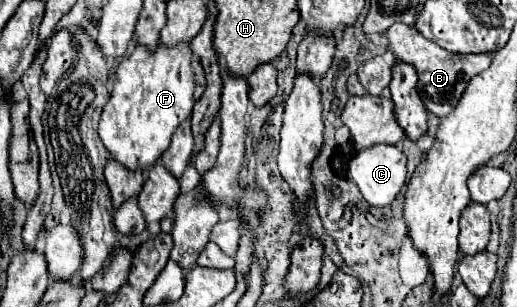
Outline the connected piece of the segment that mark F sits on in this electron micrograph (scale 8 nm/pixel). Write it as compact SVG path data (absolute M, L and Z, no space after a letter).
M138 44L136 50L118 64L114 72L114 88L100 116L98 130L114 160L130 170L148 168L158 162L170 146L178 124L192 116L192 94L196 84L190 60L190 44L176 44L172 48L158 44L156 50L148 50L144 44Z

